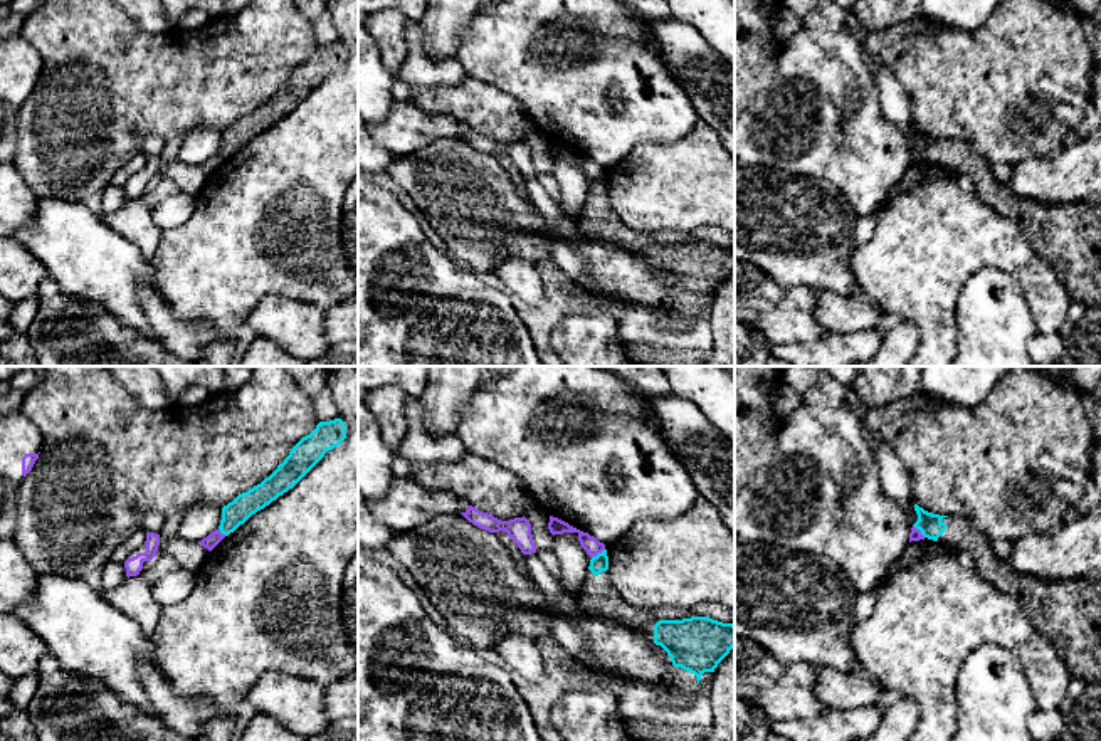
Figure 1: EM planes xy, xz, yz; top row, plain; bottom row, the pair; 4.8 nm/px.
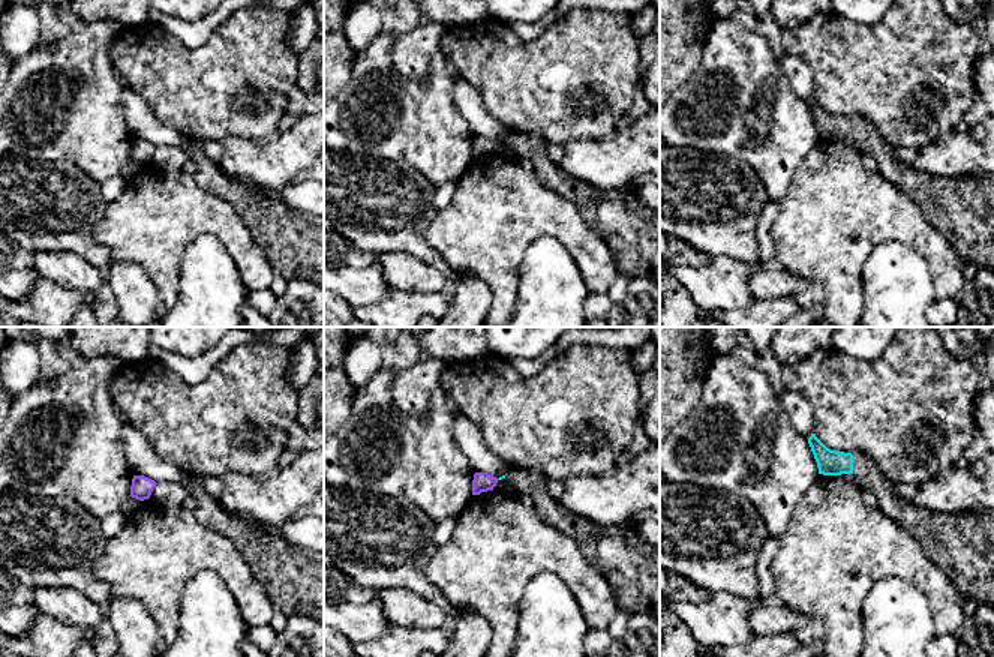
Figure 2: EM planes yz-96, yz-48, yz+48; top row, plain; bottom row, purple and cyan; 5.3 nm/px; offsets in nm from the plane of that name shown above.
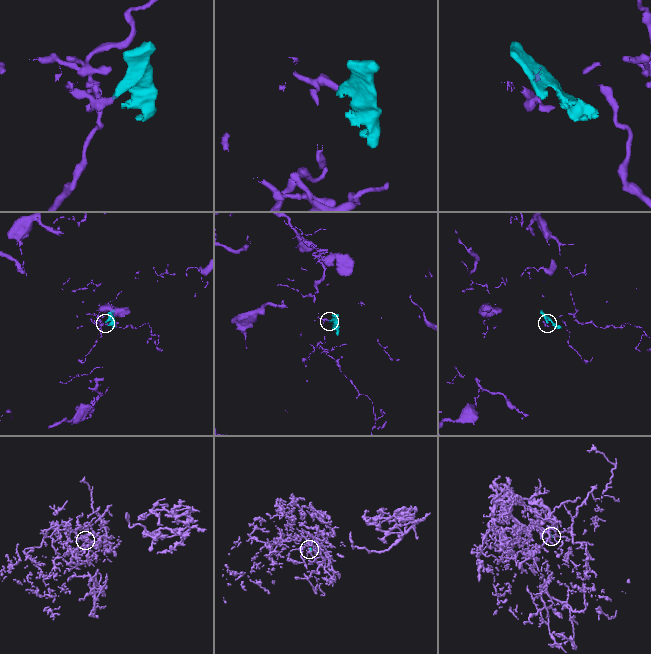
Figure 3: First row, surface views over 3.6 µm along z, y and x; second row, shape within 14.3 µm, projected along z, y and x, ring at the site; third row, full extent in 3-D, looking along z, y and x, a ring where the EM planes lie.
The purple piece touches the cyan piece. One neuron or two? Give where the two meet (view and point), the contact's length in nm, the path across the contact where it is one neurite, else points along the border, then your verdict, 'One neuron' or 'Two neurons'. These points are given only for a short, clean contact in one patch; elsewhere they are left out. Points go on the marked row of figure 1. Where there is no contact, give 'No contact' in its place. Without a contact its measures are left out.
Touches purple at xz (597, 553). Shared border 80 nm. Boundary: xz (604, 548), (592, 558). Two neurons

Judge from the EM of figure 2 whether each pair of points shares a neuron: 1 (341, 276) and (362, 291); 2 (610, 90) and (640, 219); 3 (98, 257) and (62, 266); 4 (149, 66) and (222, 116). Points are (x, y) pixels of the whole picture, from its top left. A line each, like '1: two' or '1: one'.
1: one
2: two
3: two
4: one

